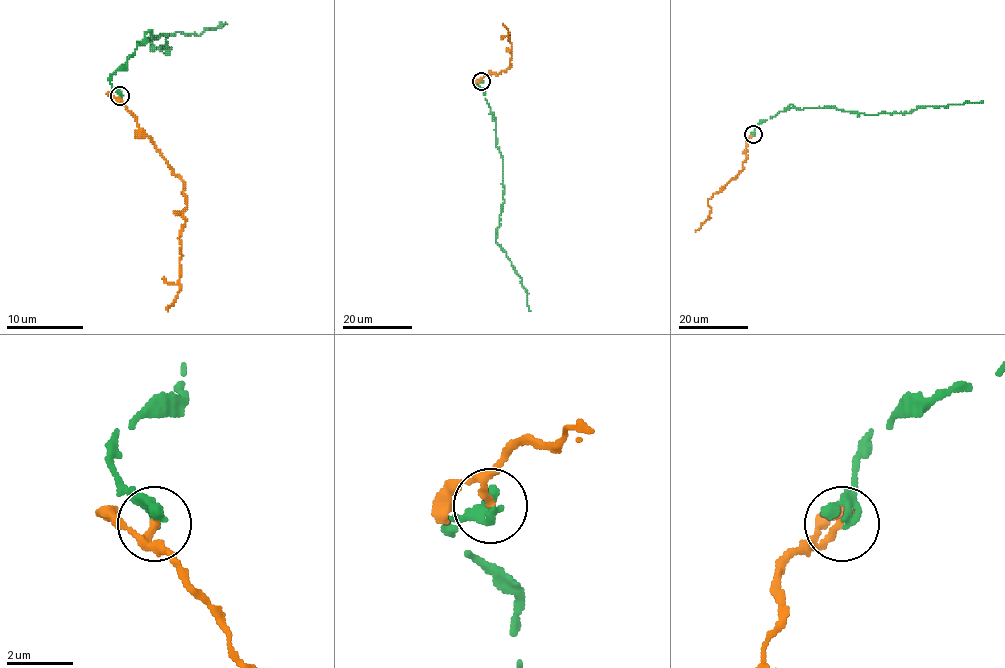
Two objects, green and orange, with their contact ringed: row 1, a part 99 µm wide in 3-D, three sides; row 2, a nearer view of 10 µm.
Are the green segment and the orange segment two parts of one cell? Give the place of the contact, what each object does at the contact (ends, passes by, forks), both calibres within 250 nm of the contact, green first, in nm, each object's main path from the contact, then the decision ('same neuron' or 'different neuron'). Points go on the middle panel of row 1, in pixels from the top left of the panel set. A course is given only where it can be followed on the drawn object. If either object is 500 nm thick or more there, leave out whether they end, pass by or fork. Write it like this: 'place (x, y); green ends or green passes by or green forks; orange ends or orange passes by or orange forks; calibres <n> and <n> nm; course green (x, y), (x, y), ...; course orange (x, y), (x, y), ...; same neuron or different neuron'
place (481, 81); green ends; orange passes by; calibres 380 and 150 nm; course green (482, 81), (477, 84), (495, 119), (496, 146), (503, 162), (504, 200), (496, 242), (521, 279), (529, 310); course orange (481, 81), (484, 75), (497, 75), (510, 66), (511, 42), (503, 23); same neuron

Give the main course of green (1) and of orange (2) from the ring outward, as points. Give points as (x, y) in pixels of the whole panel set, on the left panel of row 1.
1: (121, 95), (110, 76), (150, 30), (150, 39), (167, 34), (169, 53), (152, 49), (152, 39), (225, 22)
2: (119, 95), (137, 126), (183, 182), (187, 205), (183, 217), (187, 220), (179, 236), (179, 292), (167, 311)

